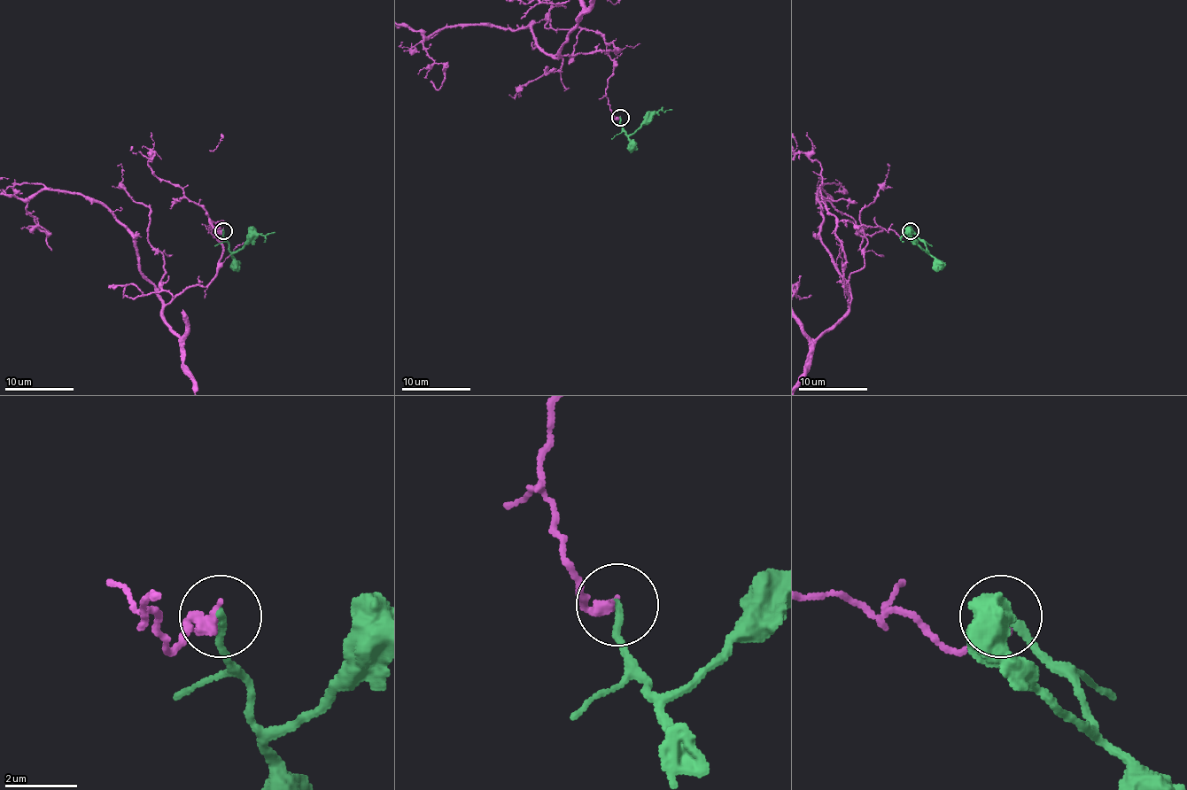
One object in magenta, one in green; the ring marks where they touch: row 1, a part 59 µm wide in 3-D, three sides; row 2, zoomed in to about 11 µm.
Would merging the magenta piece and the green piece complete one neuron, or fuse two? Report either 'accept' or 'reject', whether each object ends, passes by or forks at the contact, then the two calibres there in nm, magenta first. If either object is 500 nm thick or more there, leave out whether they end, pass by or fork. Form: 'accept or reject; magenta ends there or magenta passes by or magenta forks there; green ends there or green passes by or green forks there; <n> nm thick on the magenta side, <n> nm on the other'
reject; magenta ends there; green ends there; 360 nm thick on the magenta side, 240 nm on the other

